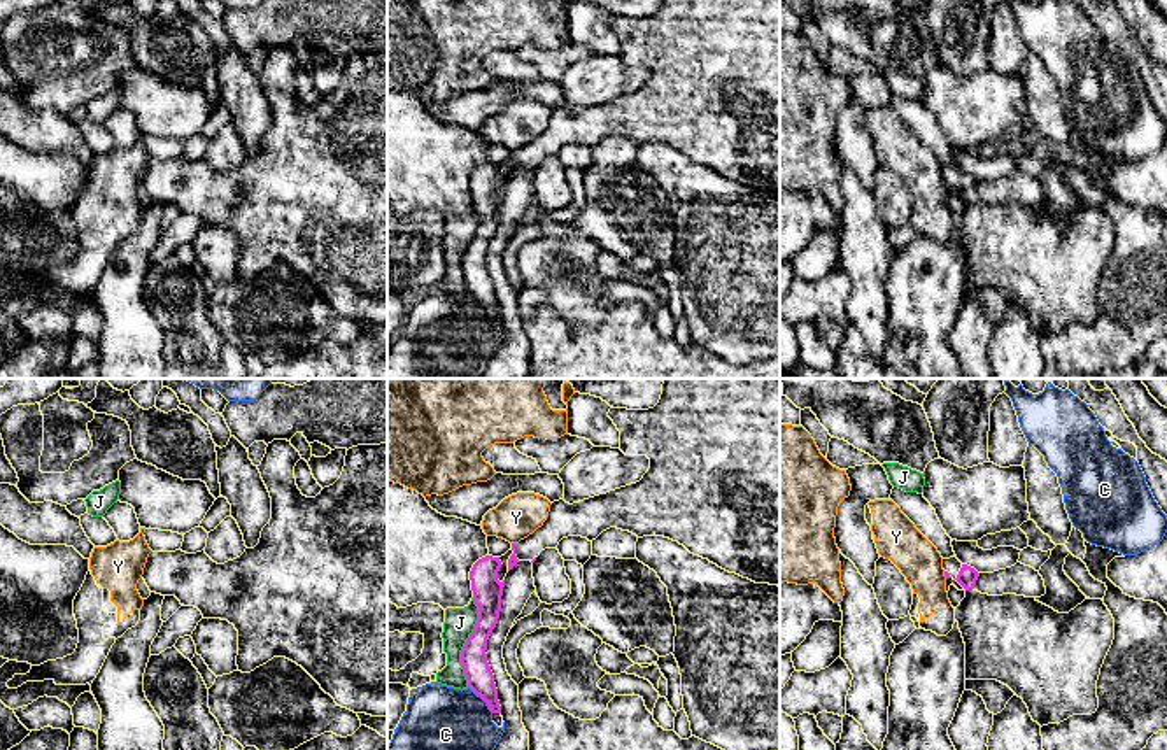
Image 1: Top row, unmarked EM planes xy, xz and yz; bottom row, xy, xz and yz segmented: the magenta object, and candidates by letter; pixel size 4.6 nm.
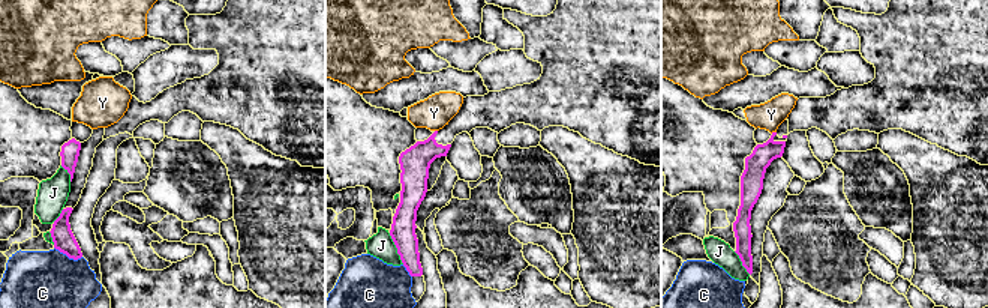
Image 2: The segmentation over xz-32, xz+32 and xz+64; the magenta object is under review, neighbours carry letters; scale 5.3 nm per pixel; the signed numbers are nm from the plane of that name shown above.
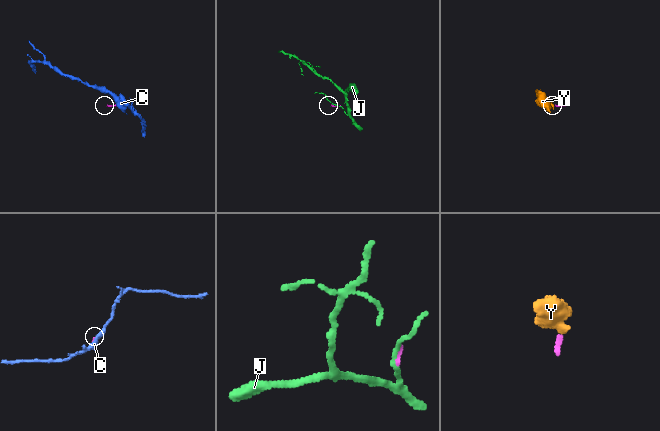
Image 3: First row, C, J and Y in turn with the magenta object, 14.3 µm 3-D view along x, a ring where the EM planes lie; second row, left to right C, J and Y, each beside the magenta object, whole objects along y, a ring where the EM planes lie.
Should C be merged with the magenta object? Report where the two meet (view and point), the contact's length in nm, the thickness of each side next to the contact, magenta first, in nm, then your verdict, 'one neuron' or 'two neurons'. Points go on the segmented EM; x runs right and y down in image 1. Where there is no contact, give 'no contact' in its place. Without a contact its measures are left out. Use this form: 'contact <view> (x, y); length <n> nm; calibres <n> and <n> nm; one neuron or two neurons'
contact xz (482, 698); length 170 nm; calibres 120 and 300 nm; two neurons

